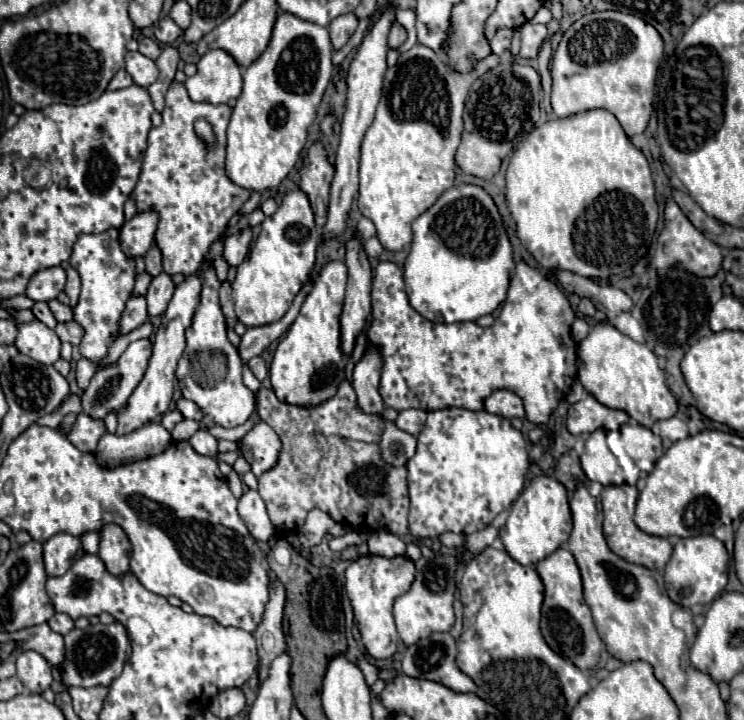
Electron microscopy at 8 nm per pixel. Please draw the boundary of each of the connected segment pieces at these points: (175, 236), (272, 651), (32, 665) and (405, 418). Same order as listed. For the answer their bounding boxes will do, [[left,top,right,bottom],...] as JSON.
[[131,82,251,276],[255,576,287,680],[17,650,53,694],[395,410,427,436]]

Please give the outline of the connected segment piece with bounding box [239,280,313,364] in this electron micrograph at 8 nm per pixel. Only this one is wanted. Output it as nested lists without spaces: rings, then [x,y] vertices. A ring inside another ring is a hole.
[[[309,280],[307,284],[303,284],[301,292],[295,296],[291,308],[287,310],[287,314],[273,322],[273,324],[265,324],[265,326],[255,326],[255,328],[247,328],[247,332],[241,336],[241,344],[239,344],[239,354],[241,354],[241,360],[247,364],[253,356],[259,356],[271,342],[279,340],[287,330],[289,326],[295,322],[299,310],[301,310],[301,304],[307,296],[307,292],[311,290],[313,282]]]

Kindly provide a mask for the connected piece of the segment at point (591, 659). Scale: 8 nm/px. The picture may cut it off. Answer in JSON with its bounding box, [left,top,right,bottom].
[535,548,603,670]

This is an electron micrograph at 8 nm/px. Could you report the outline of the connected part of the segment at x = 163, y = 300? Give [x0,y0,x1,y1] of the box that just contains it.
[147,272,175,316]

